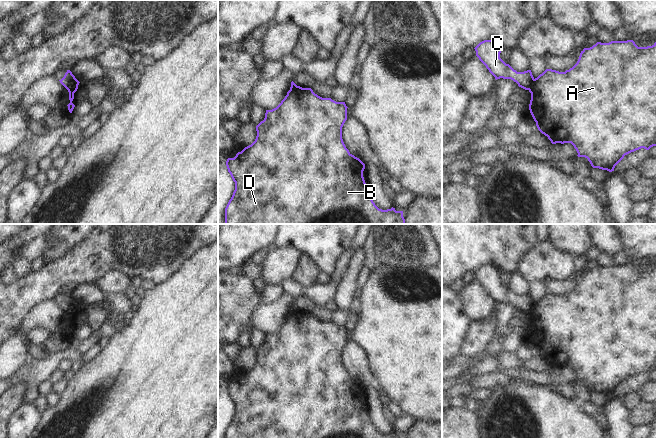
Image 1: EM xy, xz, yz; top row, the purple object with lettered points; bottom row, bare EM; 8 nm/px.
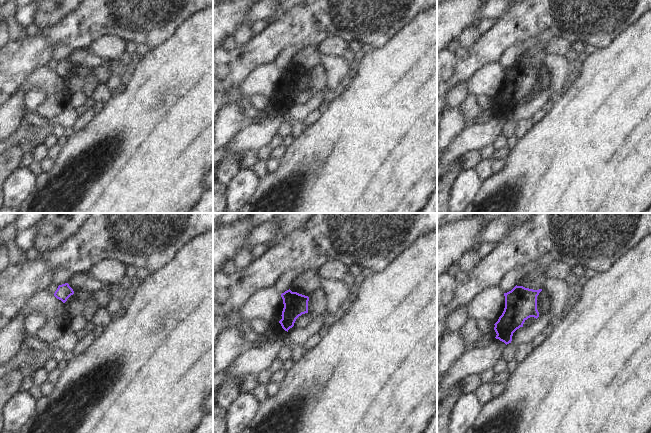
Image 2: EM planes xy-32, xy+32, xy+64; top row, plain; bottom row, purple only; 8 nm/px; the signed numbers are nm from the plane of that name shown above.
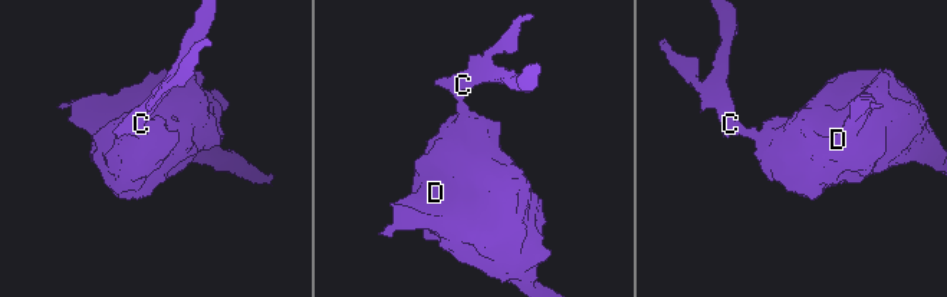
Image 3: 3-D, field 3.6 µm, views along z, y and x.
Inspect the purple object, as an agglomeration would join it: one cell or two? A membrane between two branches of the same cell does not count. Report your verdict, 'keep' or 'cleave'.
cleave

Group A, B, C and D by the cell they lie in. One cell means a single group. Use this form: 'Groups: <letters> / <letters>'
Groups: A B D / C

